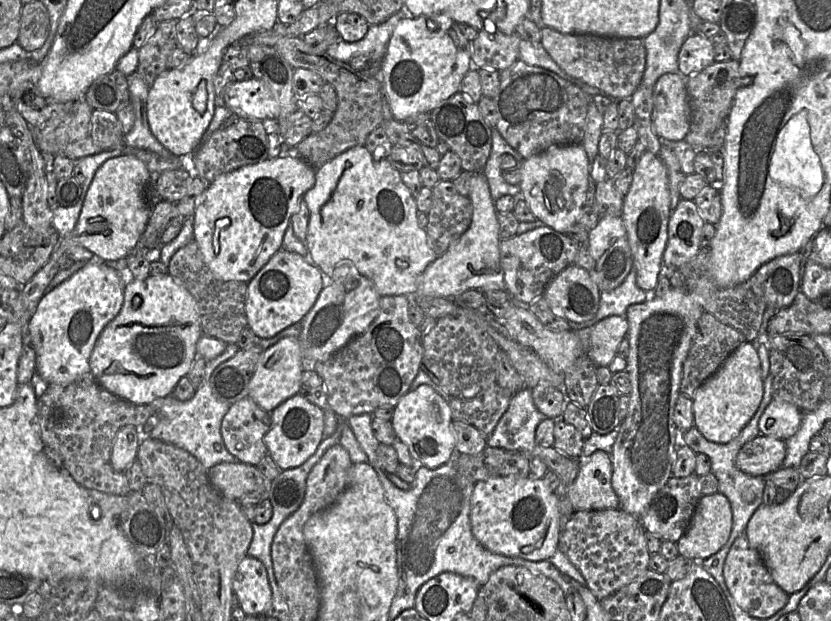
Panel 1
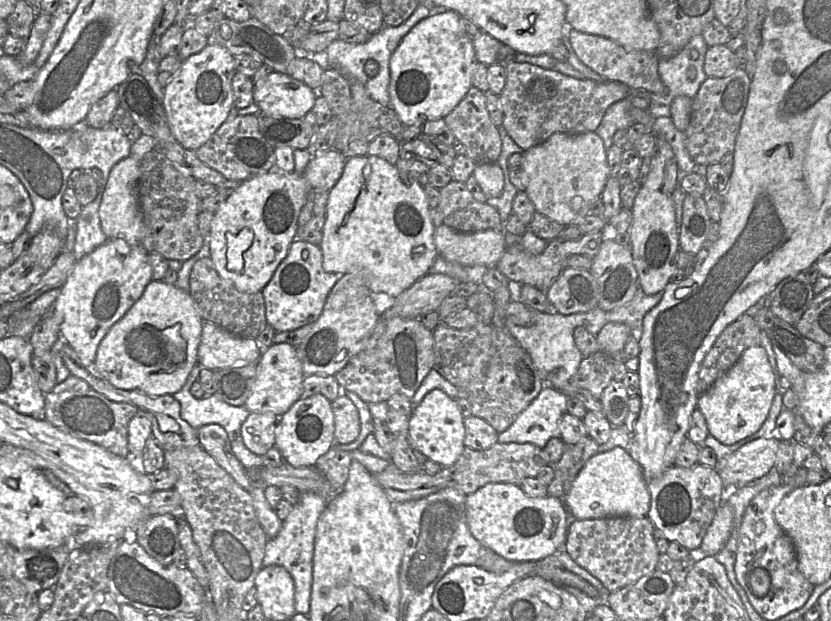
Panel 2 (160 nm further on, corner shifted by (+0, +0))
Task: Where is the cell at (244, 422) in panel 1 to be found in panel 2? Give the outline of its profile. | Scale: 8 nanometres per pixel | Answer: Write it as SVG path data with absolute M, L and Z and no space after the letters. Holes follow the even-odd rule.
M250 413L241 426L243 443L252 453L263 456L275 445L280 417L274 414Z

